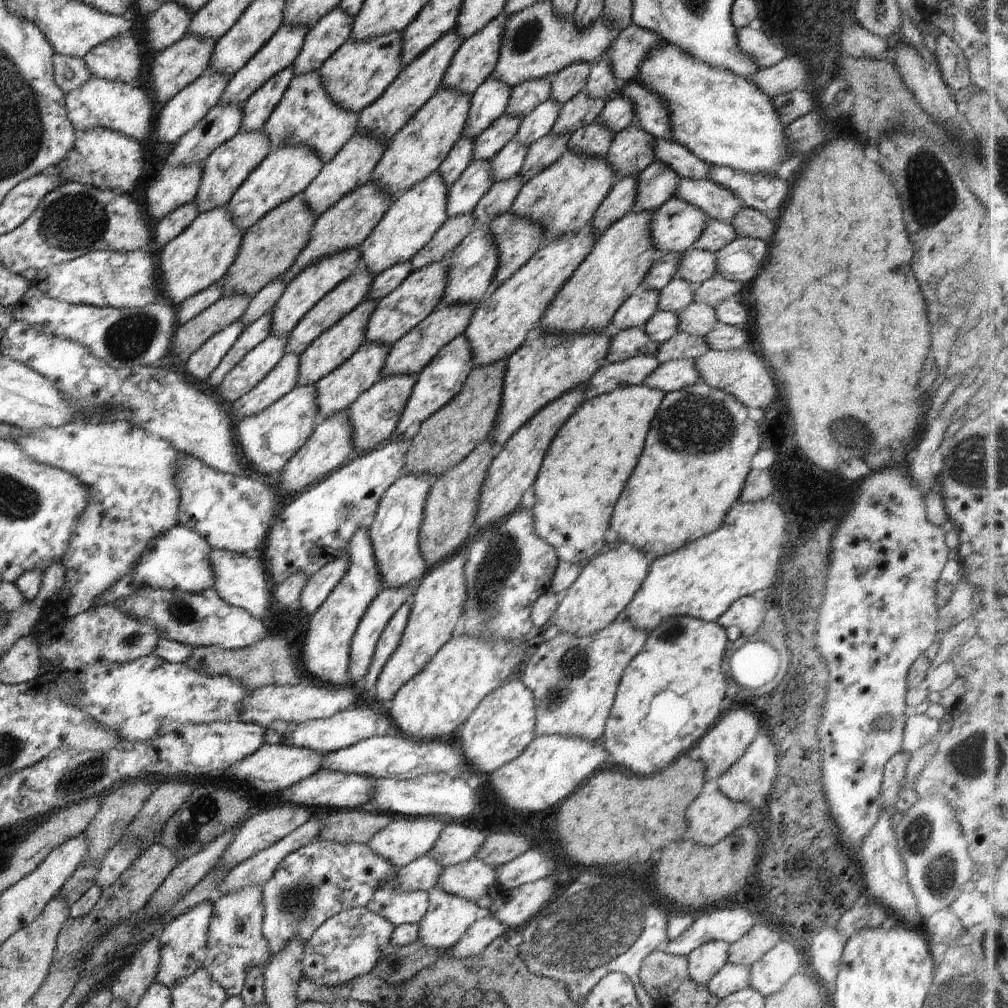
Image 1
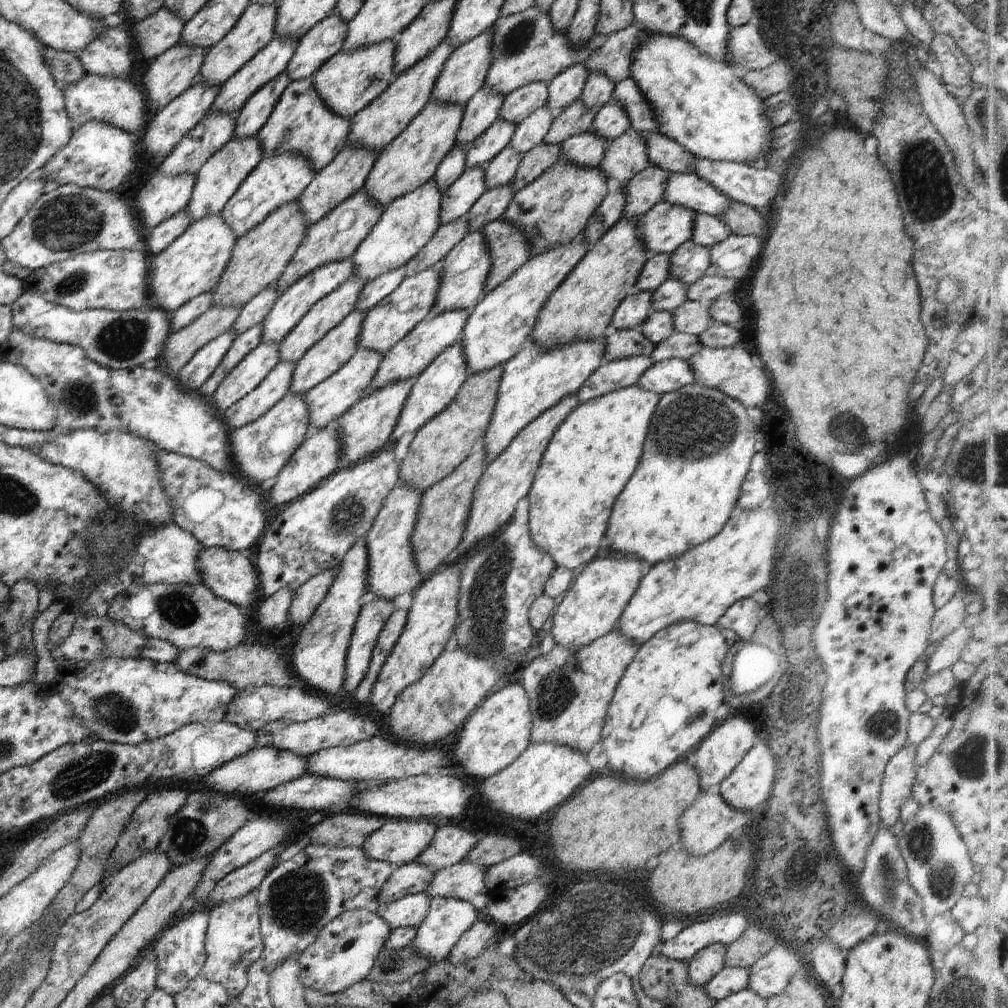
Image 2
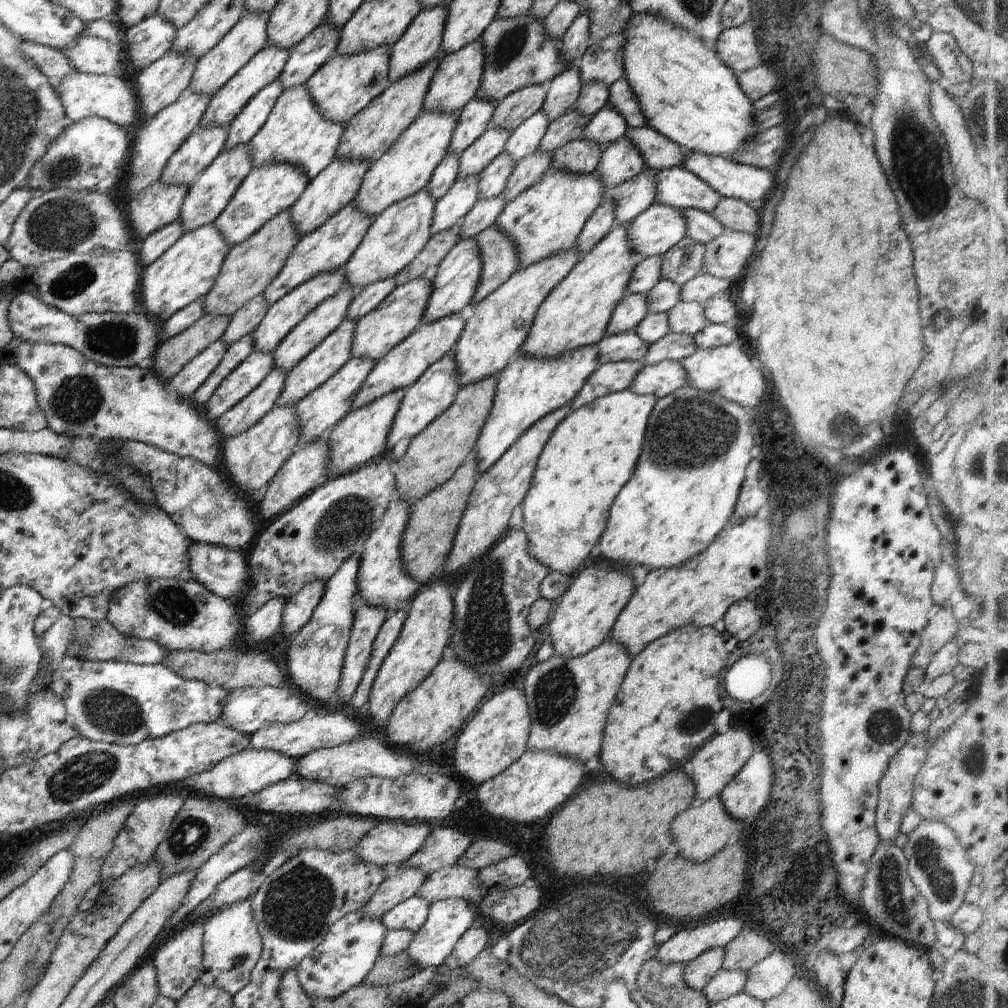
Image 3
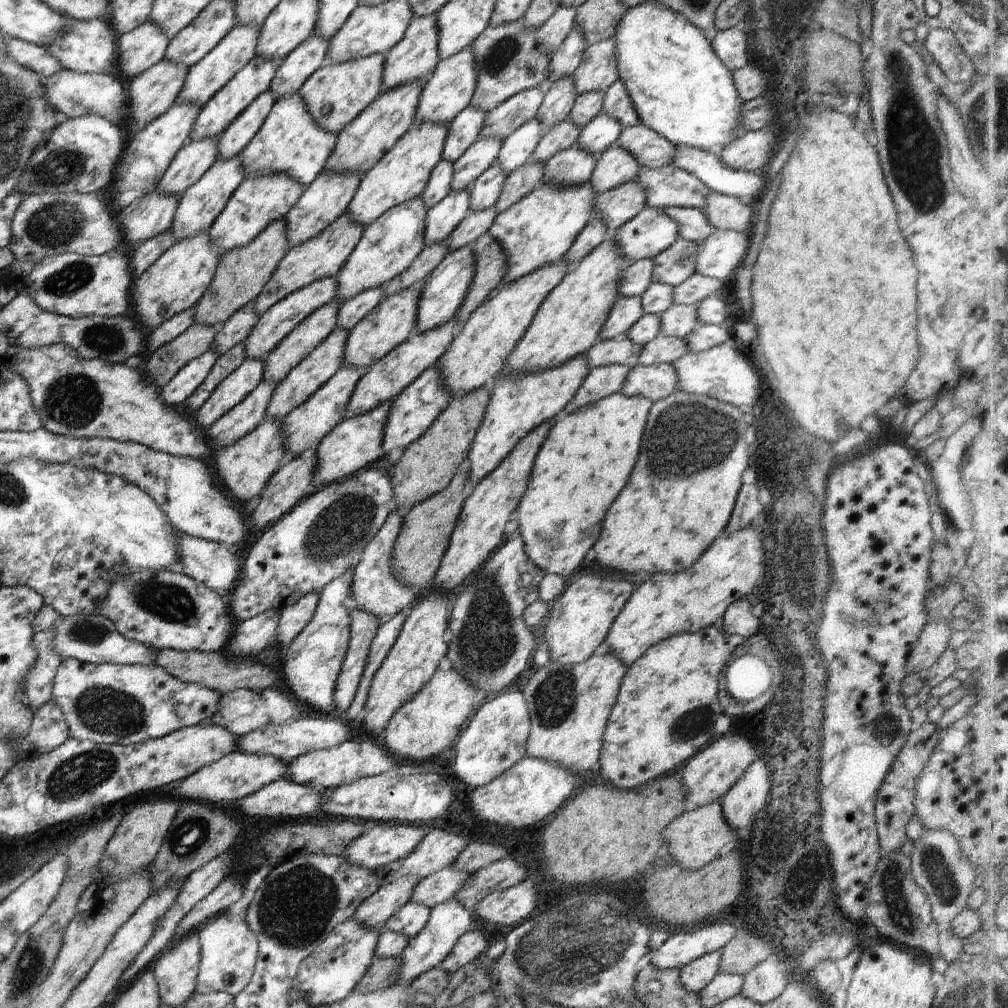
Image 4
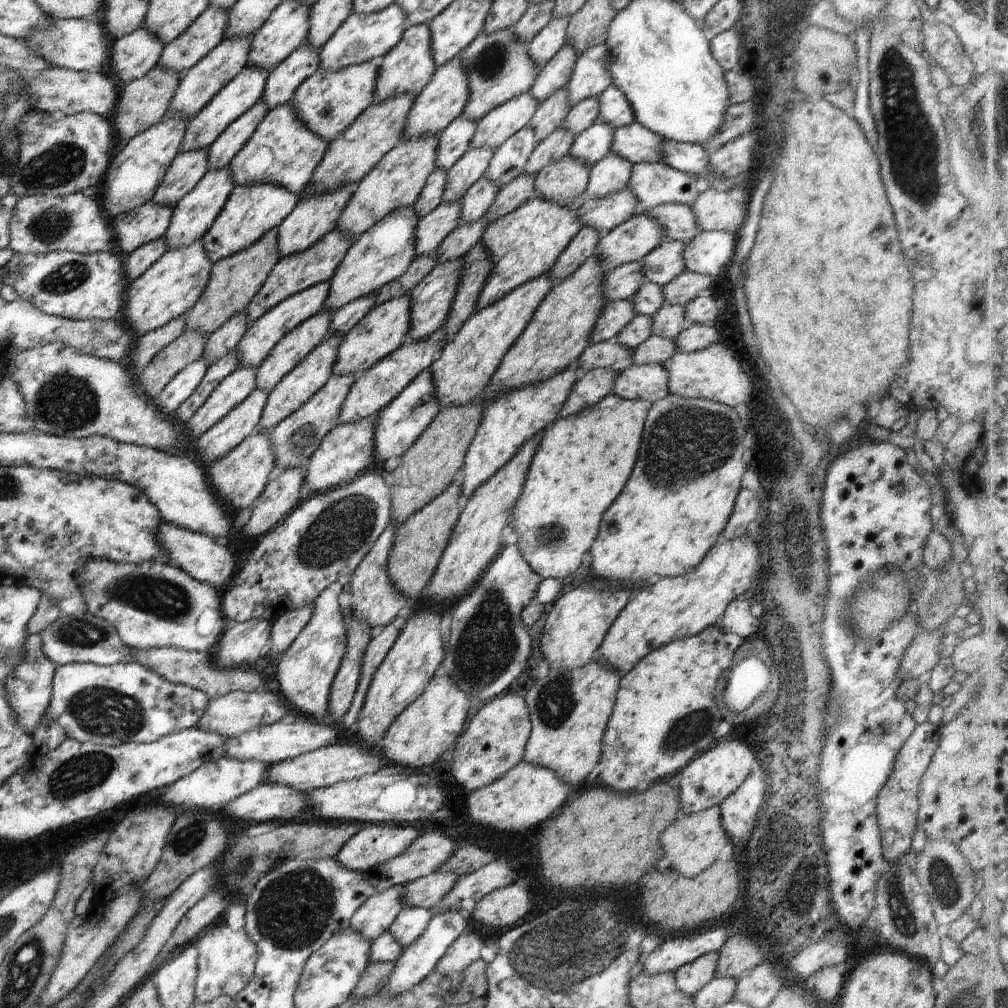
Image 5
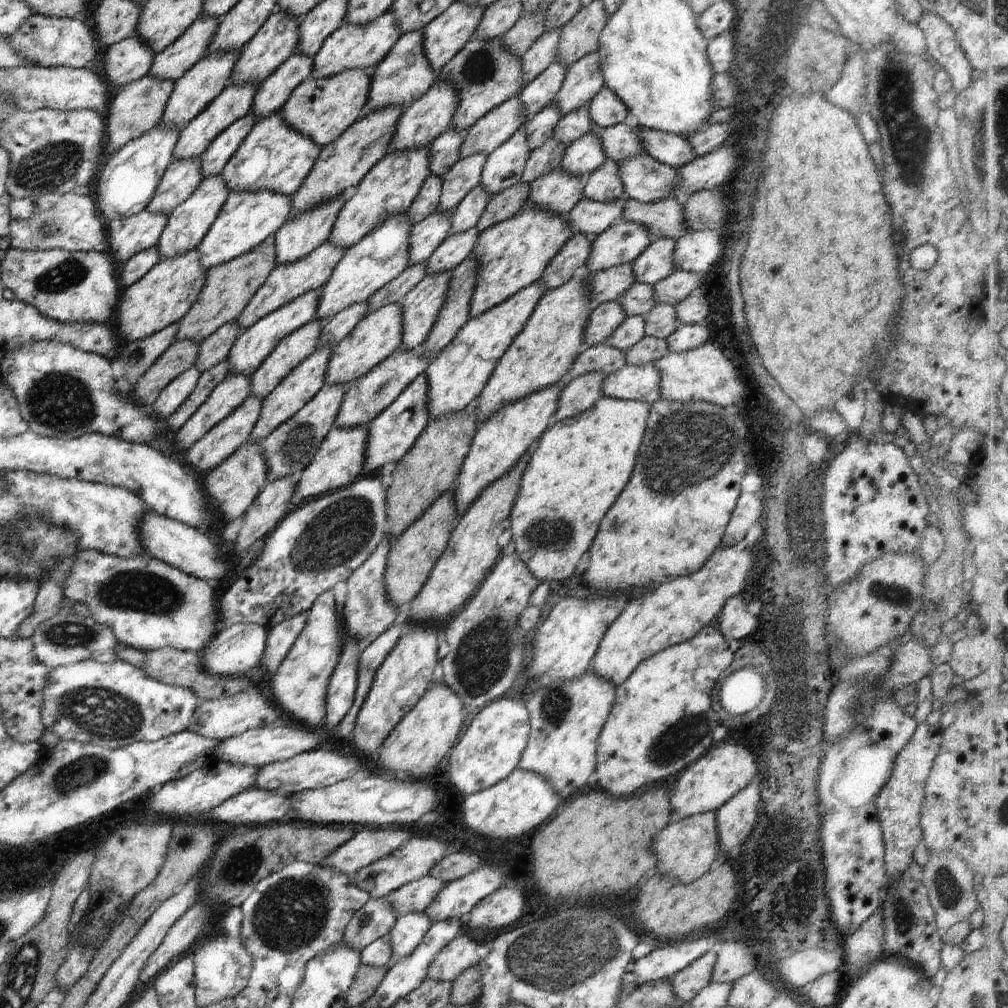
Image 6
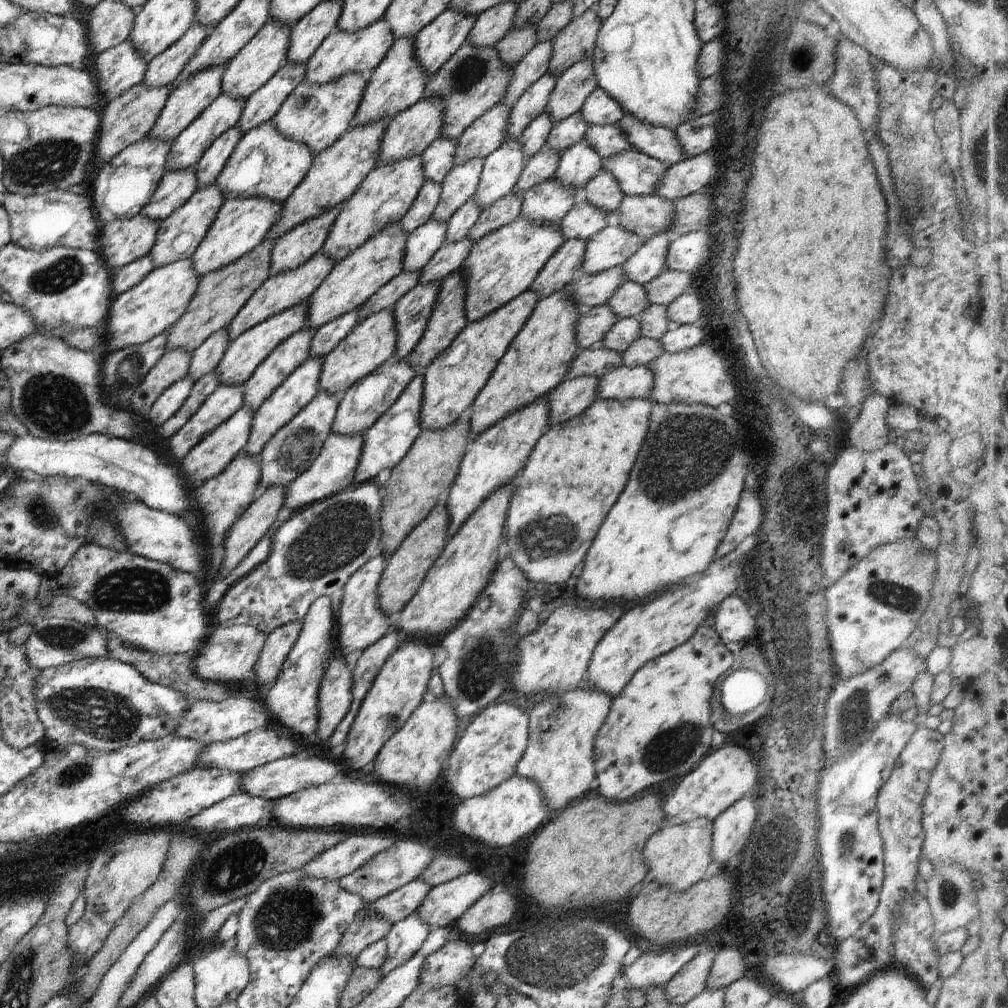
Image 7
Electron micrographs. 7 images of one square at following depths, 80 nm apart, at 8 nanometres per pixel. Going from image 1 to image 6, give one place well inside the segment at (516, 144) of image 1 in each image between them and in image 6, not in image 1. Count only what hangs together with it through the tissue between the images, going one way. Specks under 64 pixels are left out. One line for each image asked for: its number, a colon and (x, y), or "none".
2: (500, 170)
3: (492, 180)
4: (485, 191)
5: (475, 203)
6: (465, 216)

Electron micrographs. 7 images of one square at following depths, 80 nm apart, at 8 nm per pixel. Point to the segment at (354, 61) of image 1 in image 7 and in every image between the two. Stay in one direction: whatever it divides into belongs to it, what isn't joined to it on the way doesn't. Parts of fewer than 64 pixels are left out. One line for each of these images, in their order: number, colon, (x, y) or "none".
2: (346, 83)
3: (342, 87)
4: (334, 95)
5: (328, 102)
6: (322, 109)
7: (317, 115)

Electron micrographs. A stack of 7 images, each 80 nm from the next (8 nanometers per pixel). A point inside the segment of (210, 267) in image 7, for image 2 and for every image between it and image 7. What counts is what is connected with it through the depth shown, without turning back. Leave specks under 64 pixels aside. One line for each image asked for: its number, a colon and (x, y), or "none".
2: (276, 181)
3: (269, 189)
4: (260, 200)
5: (250, 212)
6: (246, 219)

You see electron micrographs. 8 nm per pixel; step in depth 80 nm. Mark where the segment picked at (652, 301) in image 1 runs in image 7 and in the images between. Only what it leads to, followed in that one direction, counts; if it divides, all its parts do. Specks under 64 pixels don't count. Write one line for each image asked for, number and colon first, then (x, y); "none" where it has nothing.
2: (634, 309)
3: (629, 311)
4: (625, 311)
5: (615, 315)
6: (604, 318)
7: (593, 323)

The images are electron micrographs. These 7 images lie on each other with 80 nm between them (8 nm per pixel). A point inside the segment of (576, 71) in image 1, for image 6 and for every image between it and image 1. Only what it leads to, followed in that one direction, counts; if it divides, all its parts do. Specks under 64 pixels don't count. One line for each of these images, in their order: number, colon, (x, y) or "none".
2: (566, 88)
3: (562, 95)
4: (558, 101)
5: (548, 117)
6: (540, 127)

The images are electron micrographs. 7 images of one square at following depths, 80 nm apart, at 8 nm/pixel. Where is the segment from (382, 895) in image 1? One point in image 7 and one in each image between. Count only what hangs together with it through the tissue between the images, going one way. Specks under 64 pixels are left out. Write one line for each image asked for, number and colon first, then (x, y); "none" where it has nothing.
2: (410, 911)
3: (411, 914)
4: (412, 917)
5: (411, 922)
6: (408, 930)
7: (405, 938)

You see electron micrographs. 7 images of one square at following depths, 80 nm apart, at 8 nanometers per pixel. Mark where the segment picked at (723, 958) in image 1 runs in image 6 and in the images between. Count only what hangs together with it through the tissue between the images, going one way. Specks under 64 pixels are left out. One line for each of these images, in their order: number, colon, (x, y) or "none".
2: (704, 965)
3: (697, 974)
4: (694, 976)
5: (690, 978)
6: (686, 983)

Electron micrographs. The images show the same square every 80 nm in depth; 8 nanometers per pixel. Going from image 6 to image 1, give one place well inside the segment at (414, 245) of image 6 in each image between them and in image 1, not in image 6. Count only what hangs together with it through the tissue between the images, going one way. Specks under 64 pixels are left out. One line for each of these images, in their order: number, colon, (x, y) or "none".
1: (462, 197)
2: (458, 199)
3: (454, 205)
4: (441, 219)
5: (431, 229)

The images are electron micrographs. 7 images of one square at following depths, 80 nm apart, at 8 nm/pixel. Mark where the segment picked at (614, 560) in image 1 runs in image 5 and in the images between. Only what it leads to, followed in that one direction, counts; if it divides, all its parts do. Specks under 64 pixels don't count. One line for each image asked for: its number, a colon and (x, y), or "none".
2: (589, 609)
3: (582, 618)
4: (579, 619)
5: (578, 621)

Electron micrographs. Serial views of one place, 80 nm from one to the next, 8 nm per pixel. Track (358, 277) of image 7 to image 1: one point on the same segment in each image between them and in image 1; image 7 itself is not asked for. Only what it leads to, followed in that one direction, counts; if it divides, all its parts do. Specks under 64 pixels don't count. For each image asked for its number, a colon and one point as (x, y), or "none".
1: (412, 219)
2: (405, 226)
3: (397, 235)
4: (387, 247)
5: (383, 253)
6: (380, 256)

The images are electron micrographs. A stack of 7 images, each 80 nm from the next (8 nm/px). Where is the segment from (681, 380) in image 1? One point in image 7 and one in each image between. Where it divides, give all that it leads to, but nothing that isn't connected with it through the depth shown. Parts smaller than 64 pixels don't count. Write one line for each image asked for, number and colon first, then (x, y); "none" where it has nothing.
2: (664, 377)
3: (659, 380)
4: (655, 382)
5: (647, 382)
6: (641, 383)
7: (622, 383)

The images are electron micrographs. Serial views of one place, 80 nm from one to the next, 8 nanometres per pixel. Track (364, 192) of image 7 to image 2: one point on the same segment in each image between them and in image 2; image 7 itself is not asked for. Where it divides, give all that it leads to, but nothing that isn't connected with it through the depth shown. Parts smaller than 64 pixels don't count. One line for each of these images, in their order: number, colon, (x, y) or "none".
2: (412, 158)
3: (407, 167)
4: (402, 174)
5: (396, 181)
6: (391, 186)

